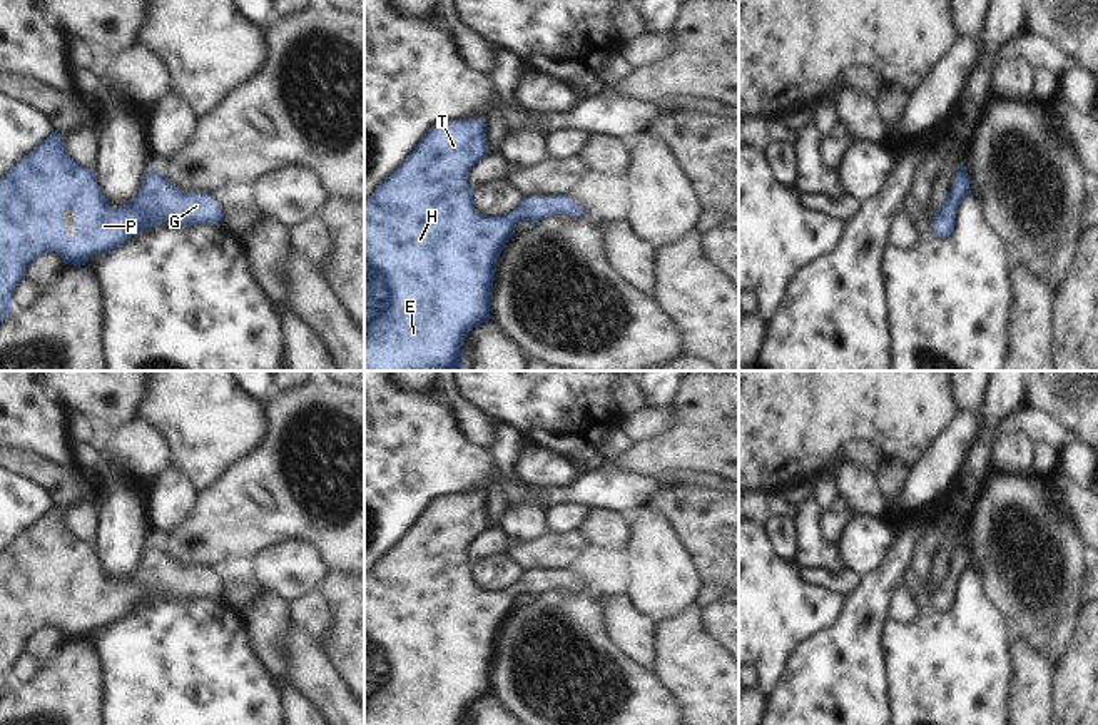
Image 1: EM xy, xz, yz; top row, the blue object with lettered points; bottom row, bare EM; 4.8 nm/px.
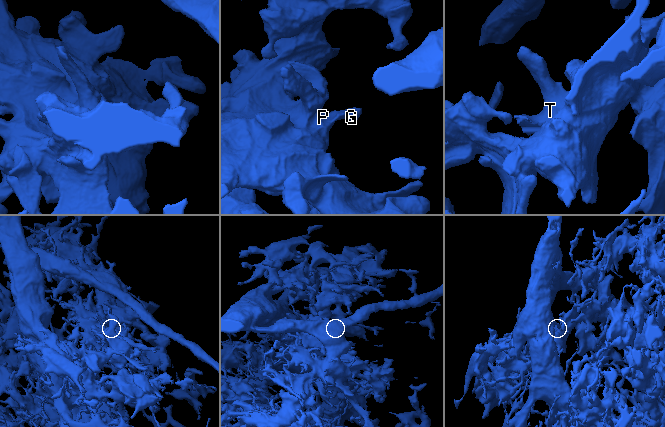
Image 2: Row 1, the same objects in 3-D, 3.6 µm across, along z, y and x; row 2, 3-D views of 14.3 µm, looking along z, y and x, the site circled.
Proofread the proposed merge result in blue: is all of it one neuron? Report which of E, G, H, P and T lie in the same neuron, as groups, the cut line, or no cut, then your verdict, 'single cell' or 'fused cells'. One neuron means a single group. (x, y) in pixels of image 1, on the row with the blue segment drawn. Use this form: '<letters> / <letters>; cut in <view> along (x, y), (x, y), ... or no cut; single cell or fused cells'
E G H P T; no cut; single cell

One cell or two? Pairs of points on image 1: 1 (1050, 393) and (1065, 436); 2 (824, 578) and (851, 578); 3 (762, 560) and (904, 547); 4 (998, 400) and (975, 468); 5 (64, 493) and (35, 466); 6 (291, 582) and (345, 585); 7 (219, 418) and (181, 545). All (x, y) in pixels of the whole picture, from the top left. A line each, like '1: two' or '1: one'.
1: two
2: one
3: two
4: one
5: one
6: two
7: two

